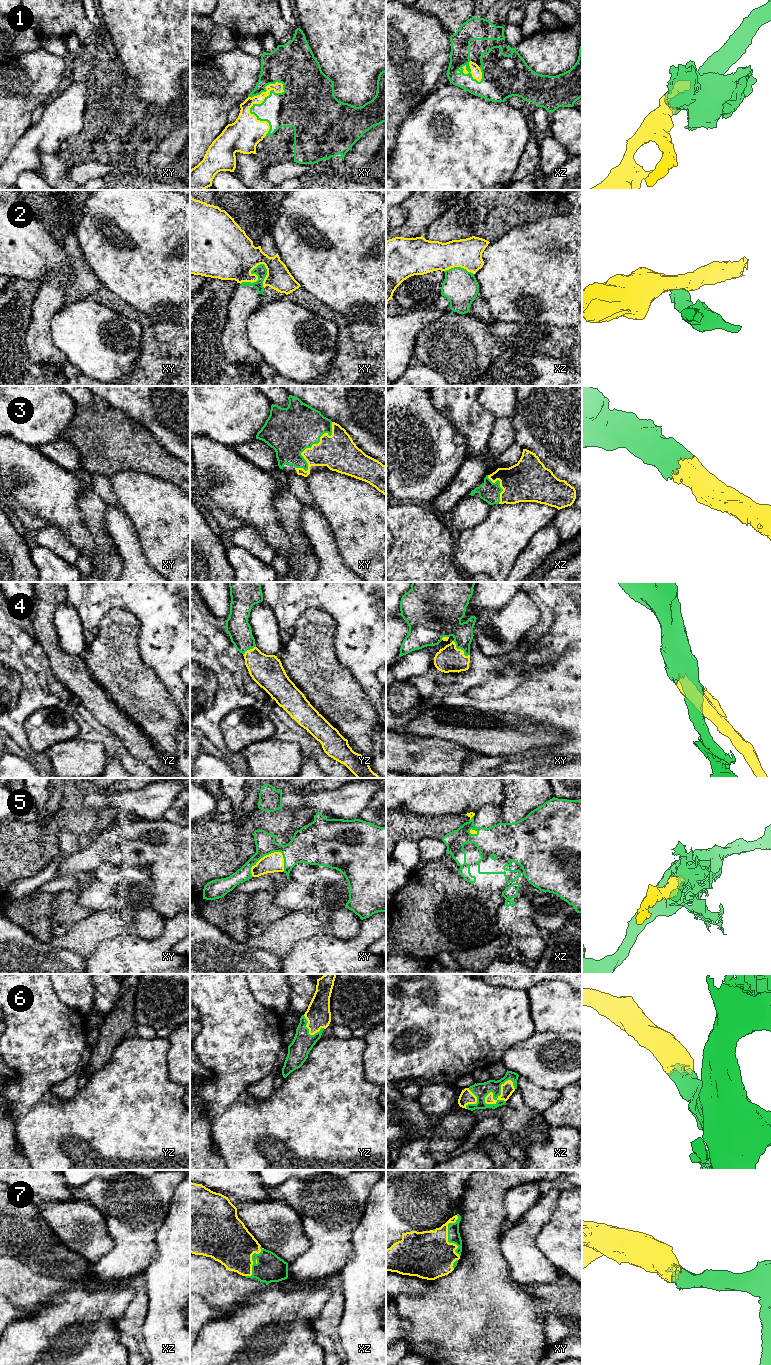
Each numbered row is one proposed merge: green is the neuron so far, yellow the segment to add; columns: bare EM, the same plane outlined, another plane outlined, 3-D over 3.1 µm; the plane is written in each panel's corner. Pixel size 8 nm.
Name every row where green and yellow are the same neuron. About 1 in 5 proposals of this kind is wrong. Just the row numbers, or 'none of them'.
1, 3, 4, 5, 6, 7

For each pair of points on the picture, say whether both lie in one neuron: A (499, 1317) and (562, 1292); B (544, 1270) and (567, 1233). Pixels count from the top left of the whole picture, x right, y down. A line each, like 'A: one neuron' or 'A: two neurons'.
A: two neurons
B: two neurons

